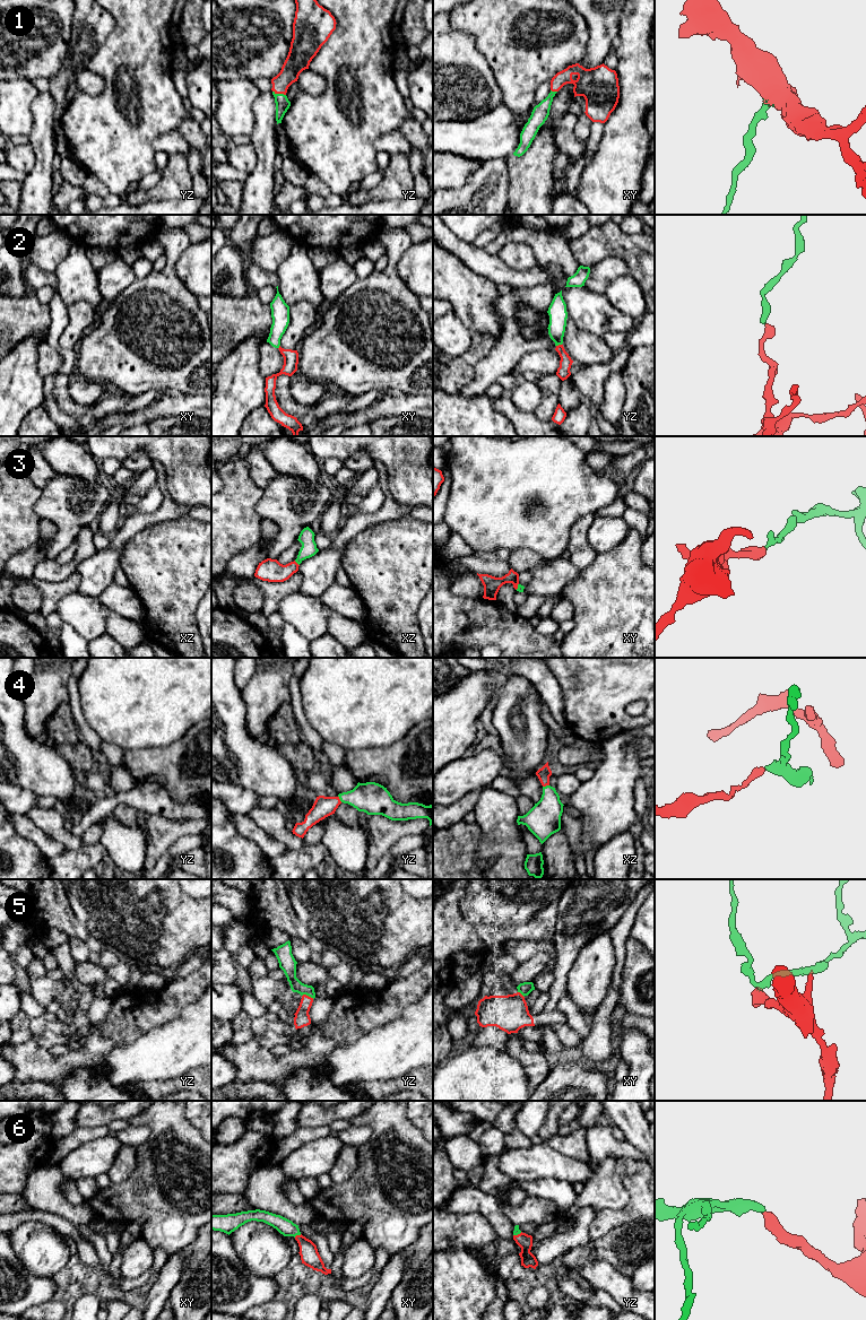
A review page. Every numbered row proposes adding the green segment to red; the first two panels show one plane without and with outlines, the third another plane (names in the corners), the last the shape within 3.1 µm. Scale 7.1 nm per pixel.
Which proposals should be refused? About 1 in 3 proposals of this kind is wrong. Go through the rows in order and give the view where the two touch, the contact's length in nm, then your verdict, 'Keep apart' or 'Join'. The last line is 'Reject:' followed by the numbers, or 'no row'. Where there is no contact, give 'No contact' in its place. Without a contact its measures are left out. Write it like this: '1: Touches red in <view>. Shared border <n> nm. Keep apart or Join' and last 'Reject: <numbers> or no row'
1: Touches red in yz. Shared border 100 nm. Join
2: Touches red in yz. Shared border 40 nm. Join
3: Touches red in xz. Shared border 50 nm. Join
4: Touches red in xz. Shared border 50 nm. Join
5: Touches red in yz. Shared border 90 nm. Join
6: Touches red in xy. Shared border 60 nm. Join
Reject: no row

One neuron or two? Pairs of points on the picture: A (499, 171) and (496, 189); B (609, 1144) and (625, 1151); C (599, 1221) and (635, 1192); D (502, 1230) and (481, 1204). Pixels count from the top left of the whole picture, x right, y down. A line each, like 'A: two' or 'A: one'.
A: one
B: one
C: one
D: one

